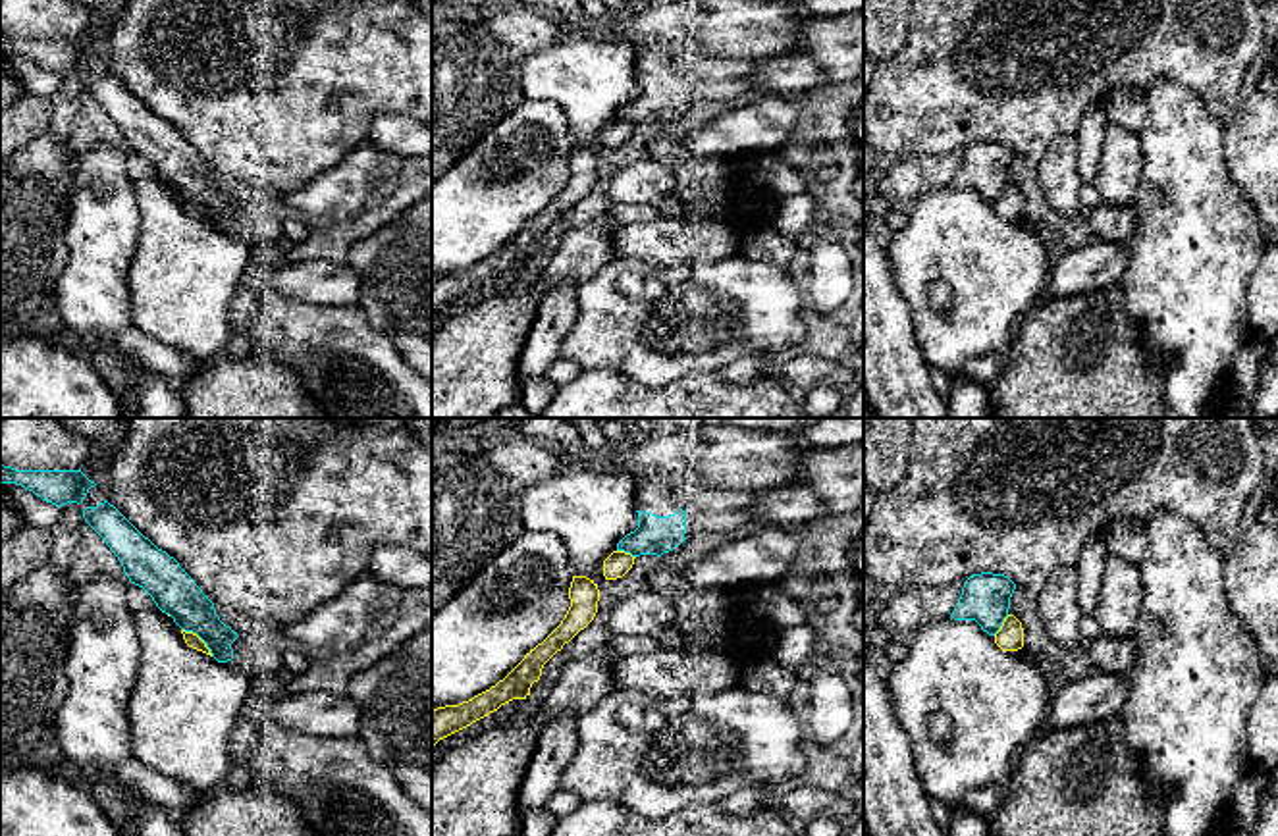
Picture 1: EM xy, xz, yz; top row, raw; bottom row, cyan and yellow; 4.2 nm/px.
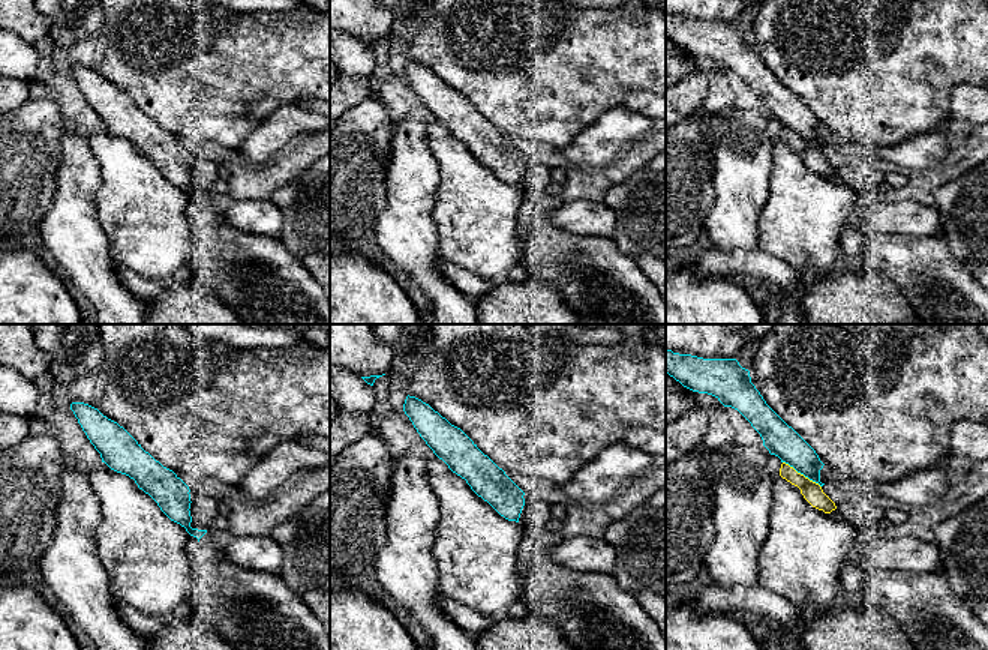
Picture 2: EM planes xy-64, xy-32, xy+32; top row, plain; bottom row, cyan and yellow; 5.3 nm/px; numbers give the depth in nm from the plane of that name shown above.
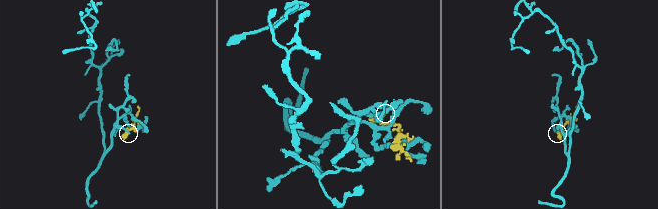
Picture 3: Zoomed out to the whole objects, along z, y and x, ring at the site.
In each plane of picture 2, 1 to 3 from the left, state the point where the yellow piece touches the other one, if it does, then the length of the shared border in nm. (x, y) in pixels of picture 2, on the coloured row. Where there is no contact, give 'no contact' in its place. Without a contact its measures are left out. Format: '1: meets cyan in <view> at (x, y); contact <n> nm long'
1: no contact
2: no contact
3: meets cyan in xy+32 at (802, 473); contact 240 nm long

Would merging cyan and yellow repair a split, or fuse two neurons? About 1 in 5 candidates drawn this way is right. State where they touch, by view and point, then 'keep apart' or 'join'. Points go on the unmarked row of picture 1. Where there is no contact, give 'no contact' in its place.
meets cyan in xy at (199, 205); keep apart

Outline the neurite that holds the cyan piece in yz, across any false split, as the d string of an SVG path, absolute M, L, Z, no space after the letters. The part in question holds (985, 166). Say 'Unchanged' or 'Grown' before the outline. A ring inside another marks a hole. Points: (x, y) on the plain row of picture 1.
Unchanged. M972 143L952 179L954 189L975 189L983 200L995 204L1008 185L1010 166L1016 152L1004 143Z

